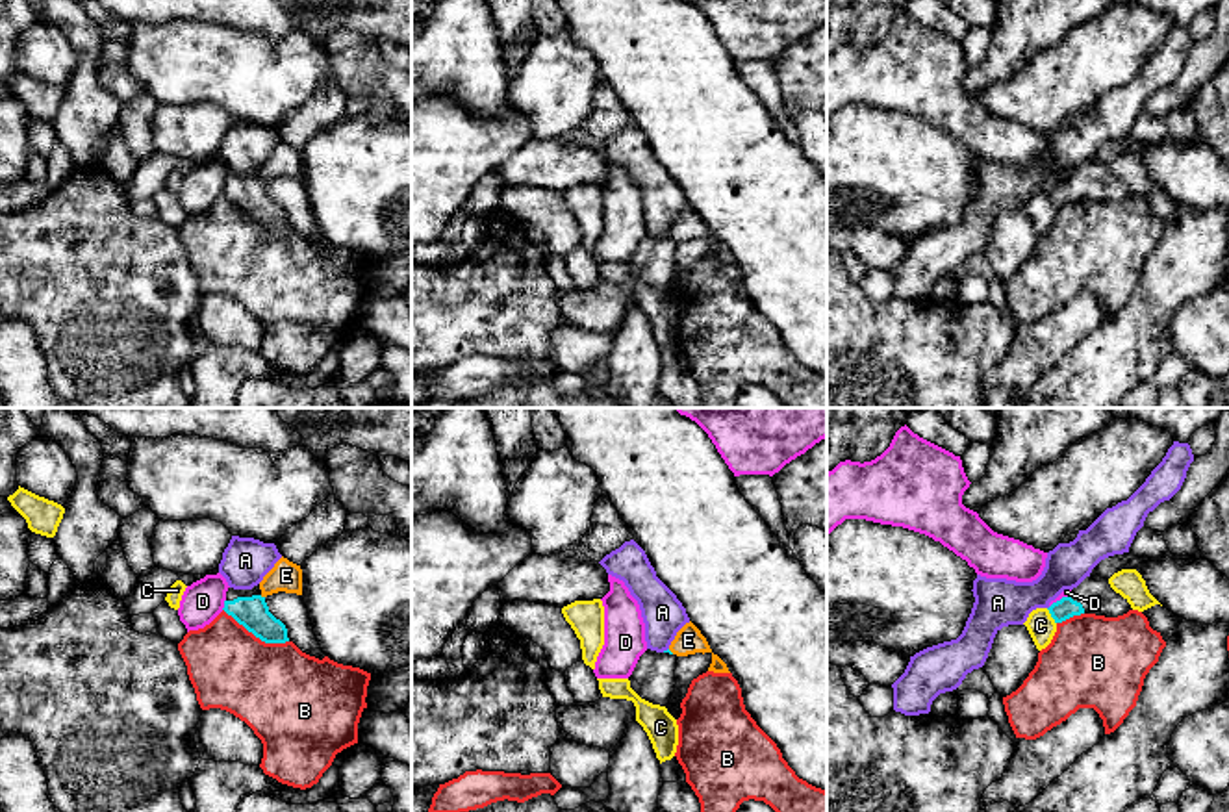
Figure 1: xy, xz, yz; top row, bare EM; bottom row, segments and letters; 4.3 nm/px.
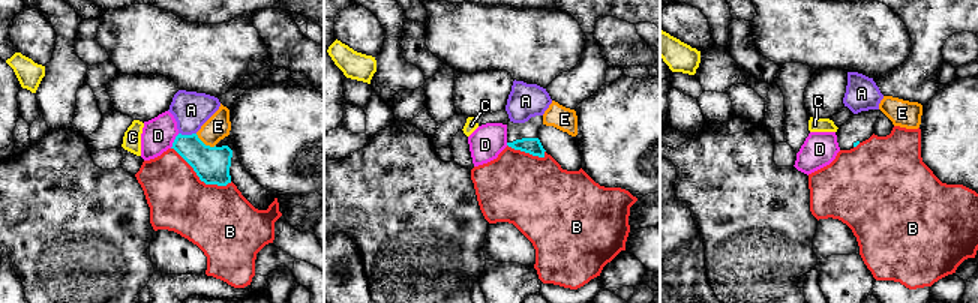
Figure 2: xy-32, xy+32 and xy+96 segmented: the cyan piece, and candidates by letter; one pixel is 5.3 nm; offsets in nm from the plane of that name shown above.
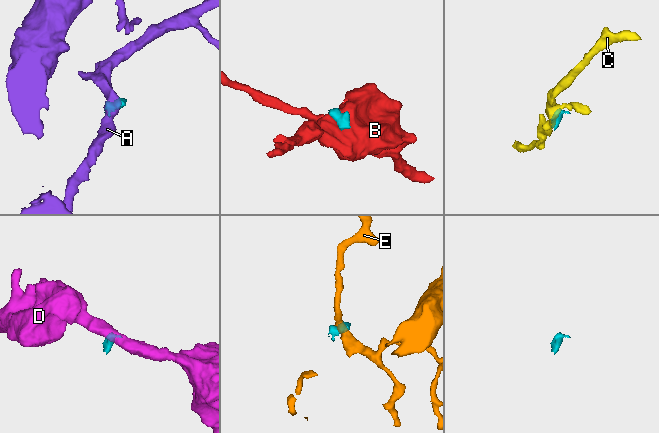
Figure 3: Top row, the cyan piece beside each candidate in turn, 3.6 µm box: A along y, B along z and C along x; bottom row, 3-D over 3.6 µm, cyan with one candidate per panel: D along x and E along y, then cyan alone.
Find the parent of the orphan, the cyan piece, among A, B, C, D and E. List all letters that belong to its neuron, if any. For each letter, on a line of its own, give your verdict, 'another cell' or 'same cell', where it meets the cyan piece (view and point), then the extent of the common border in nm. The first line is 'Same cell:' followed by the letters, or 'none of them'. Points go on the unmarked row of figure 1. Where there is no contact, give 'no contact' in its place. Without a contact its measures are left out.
Same cell: none of them
A: another cell; meets cyan in xz at (664, 236); contact 40 nm long
B: another cell; meets cyan in xy at (256, 221); contact 320 nm long
C: another cell; meets cyan in yz at (1051, 201); contact 80 nm long
D: another cell; meets cyan in xy at (225, 190); contact 50 nm long
E: another cell; meets cyan in xy at (260, 180); contact 30 nm long

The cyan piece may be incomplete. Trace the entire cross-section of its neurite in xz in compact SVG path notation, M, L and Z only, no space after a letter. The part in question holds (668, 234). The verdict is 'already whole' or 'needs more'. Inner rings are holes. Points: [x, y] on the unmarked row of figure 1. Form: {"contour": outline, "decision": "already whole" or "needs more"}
{"contour": "M647 234L632 260L628 261L630 273L645 285L665 291L675 276L675 254L678 241L669 234L656 237Z", "decision": "needs more"}

